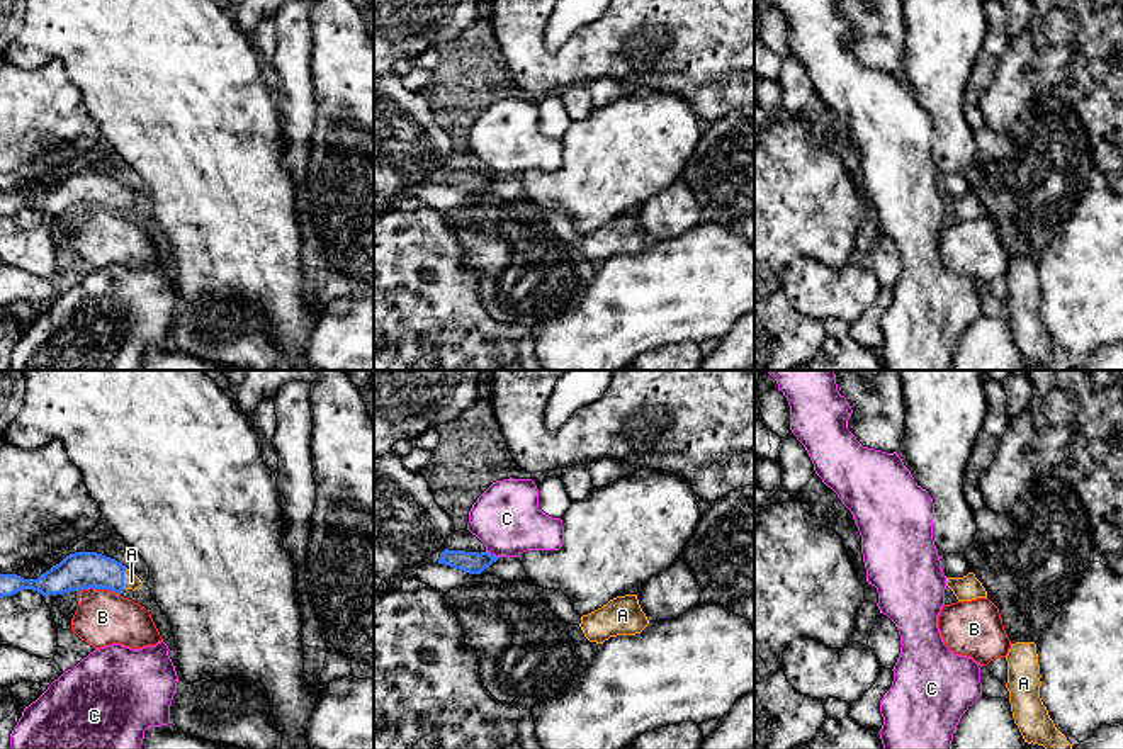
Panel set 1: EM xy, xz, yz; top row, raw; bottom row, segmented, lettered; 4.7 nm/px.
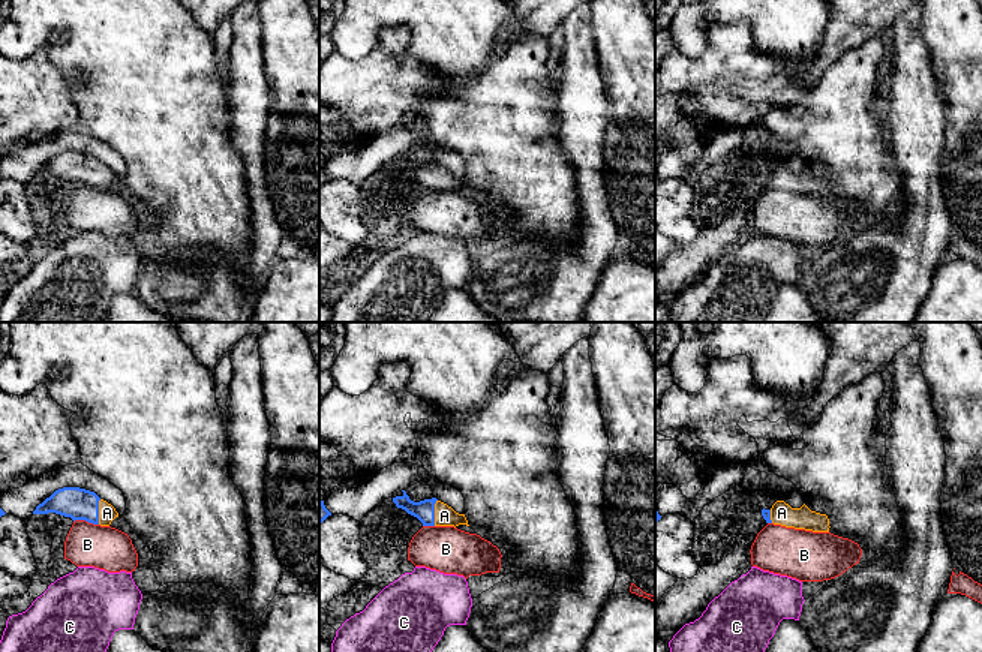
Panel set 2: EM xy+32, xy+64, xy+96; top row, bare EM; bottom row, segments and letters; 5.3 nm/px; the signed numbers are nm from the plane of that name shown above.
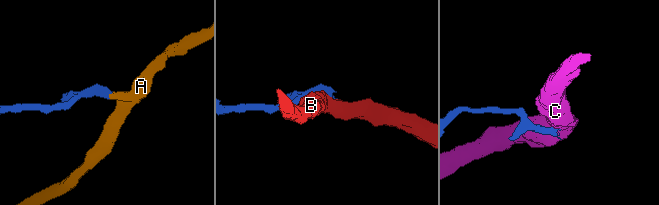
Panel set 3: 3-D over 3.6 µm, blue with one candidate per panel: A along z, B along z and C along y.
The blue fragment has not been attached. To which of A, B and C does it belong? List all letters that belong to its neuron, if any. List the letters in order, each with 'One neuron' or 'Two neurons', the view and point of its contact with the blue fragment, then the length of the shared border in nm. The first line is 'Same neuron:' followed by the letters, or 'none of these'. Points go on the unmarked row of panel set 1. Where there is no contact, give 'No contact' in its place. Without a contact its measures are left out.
Same neuron: A
A: One neuron. Touches blue at xy (123, 197). Shared border 110 nm
B: Two neurons. Touches blue at xy (99, 208). Shared border 200 nm
C: Two neurons. Touches blue at xz (493, 175). Shared border 70 nm

